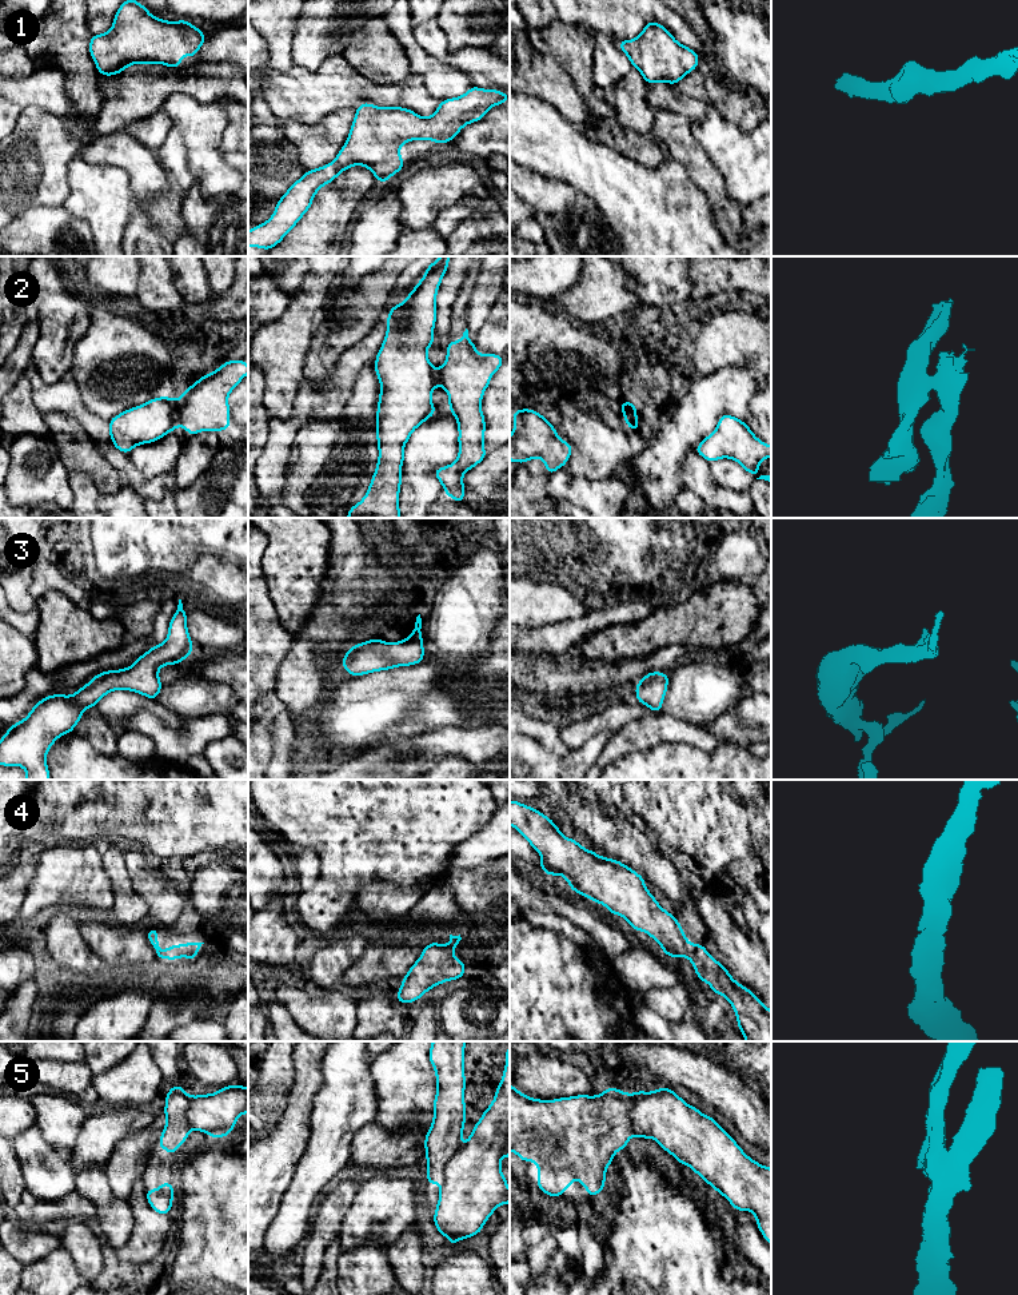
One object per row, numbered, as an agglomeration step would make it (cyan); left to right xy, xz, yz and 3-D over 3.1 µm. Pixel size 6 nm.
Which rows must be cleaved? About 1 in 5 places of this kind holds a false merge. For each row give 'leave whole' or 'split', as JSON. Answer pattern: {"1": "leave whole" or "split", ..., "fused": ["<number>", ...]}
{"1": "leave whole", "2": "split", "3": "leave whole", "4": "leave whole", "5": "split", "fused": ["2", "5"]}

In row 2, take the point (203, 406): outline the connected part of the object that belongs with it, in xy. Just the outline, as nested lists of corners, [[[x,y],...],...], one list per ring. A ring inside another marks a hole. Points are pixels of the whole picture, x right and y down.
[[[232,359],[196,380],[189,386],[177,399],[176,405],[176,425],[183,426],[189,435],[195,435],[200,431],[216,431],[228,430],[229,422],[229,406],[228,395],[248,374],[248,366],[243,359]]]

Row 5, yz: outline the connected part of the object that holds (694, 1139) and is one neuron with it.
[[[671,1088],[652,1092],[639,1089],[628,1116],[640,1139],[652,1137],[679,1164],[687,1164],[723,1195],[736,1211],[751,1211],[765,1240],[771,1246],[771,1168],[748,1157],[714,1117],[688,1105]]]

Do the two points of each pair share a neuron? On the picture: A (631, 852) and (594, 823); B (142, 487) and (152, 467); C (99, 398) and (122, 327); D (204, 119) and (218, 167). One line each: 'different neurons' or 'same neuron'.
A: same neuron
B: different neurons
C: same neuron
D: same neuron

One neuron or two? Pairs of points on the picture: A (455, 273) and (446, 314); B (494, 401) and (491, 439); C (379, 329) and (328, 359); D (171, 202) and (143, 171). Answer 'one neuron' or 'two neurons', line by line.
A: one neuron
B: one neuron
C: two neurons
D: one neuron

